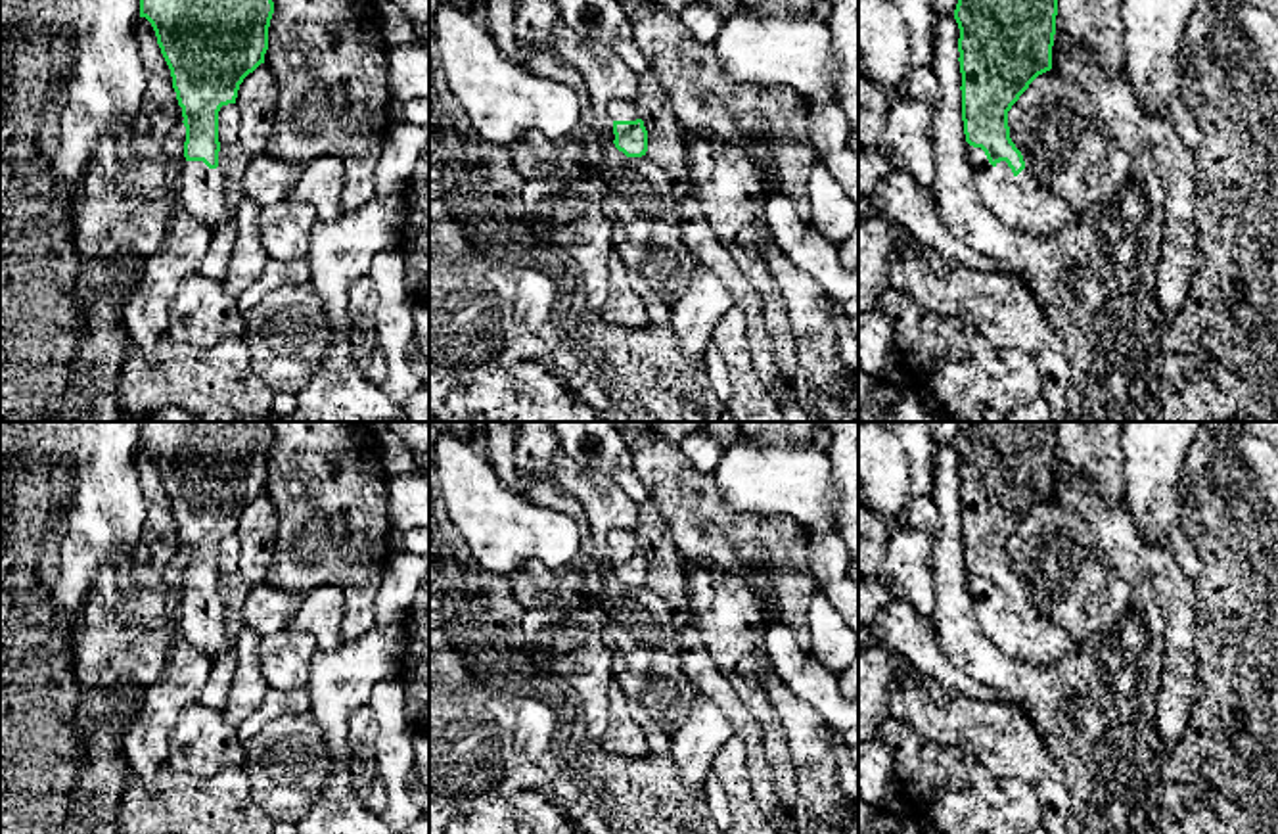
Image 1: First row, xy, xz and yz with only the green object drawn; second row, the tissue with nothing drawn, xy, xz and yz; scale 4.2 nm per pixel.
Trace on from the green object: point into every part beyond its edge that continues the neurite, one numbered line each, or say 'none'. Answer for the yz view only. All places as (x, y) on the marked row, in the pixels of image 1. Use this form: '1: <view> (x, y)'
1: yz (1022, 202)

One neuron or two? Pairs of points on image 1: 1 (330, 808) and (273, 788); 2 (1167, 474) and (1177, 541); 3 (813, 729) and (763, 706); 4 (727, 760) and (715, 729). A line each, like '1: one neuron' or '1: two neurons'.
1: two neurons
2: one neuron
3: two neurons
4: two neurons

